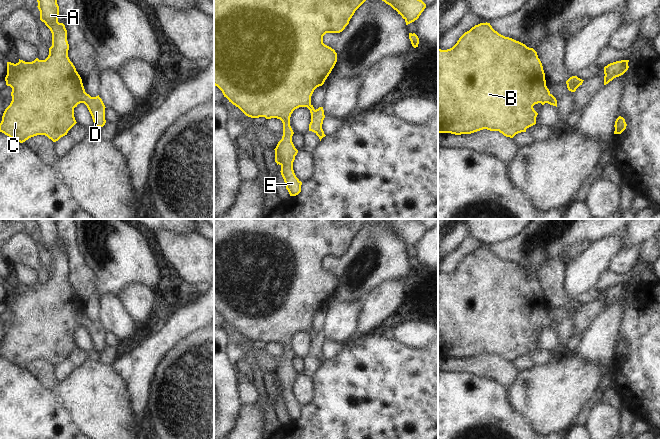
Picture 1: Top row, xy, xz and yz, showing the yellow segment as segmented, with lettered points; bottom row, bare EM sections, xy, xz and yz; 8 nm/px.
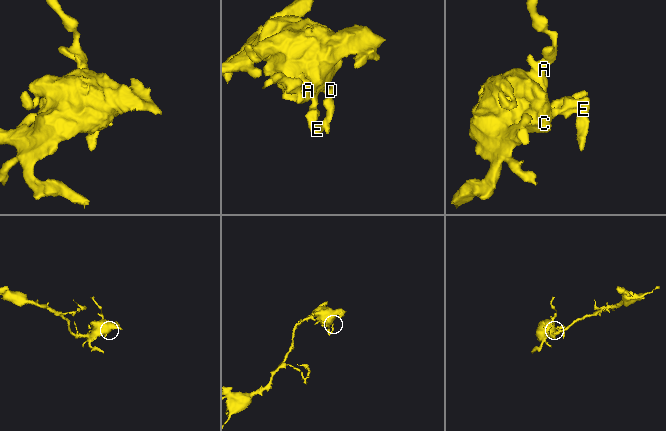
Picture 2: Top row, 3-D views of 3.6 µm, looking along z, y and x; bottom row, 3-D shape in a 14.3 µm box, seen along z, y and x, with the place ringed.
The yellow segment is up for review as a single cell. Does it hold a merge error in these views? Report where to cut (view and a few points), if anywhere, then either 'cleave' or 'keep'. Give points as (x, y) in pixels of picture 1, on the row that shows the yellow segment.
no cut; keep

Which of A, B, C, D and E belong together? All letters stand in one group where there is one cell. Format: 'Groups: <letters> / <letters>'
Groups: A B C D E.

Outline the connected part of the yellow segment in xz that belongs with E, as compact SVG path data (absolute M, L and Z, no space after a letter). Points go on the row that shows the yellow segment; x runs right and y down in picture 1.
M214 0L214 85L217 86L229 102L238 107L246 116L251 118L265 117L266 119L277 118L283 123L283 136L278 142L275 150L275 162L281 166L281 175L284 179L286 189L290 196L296 196L301 192L302 182L296 177L293 170L293 162L298 150L292 142L294 134L290 126L290 117L293 111L299 107L307 107L311 113L311 122L309 131L314 132L320 139L325 137L322 129L323 120L325 118L323 107L314 109L311 104L311 96L314 90L322 86L331 73L337 62L337 53L331 47L323 43L323 36L326 33L340 33L349 24L350 19L355 11L366 0Z

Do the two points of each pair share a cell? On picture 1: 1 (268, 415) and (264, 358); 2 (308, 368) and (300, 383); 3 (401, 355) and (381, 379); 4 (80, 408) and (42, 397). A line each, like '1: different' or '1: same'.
1: different
2: different
3: same
4: different

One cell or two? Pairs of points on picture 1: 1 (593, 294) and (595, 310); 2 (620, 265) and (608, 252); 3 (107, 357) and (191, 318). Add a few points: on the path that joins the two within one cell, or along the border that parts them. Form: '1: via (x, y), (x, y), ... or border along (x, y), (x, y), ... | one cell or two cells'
1: border along (603, 291), (597, 298), (584, 304) | two cells
2: border along (620, 249), (611, 258), (608, 269) | two cells
3: border along (118, 356), (111, 365) | two cells

